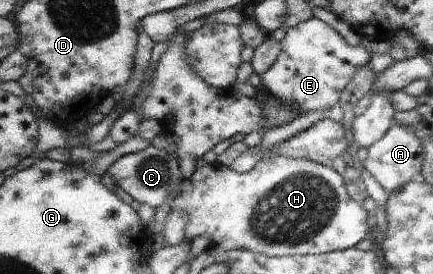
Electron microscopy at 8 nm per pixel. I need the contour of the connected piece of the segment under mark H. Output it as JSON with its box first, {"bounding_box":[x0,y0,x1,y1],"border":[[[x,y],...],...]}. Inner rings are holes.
{"bounding_box":[171,156,370,257],"border":[[[205,156],[205,158],[197,162],[195,171],[187,176],[192,181],[193,188],[191,190],[183,190],[172,202],[171,207],[185,213],[184,240],[194,244],[199,238],[206,237],[210,241],[210,246],[205,252],[209,255],[212,254],[212,251],[216,251],[221,255],[235,250],[247,250],[254,254],[263,254],[269,257],[328,254],[332,251],[357,246],[361,240],[367,238],[367,233],[370,232],[369,226],[367,226],[367,212],[349,196],[342,175],[339,172],[335,172],[334,168],[315,163],[314,161],[291,159],[288,157],[270,157],[269,159],[260,159],[249,172],[239,174],[229,167],[220,165],[211,156]]]}

